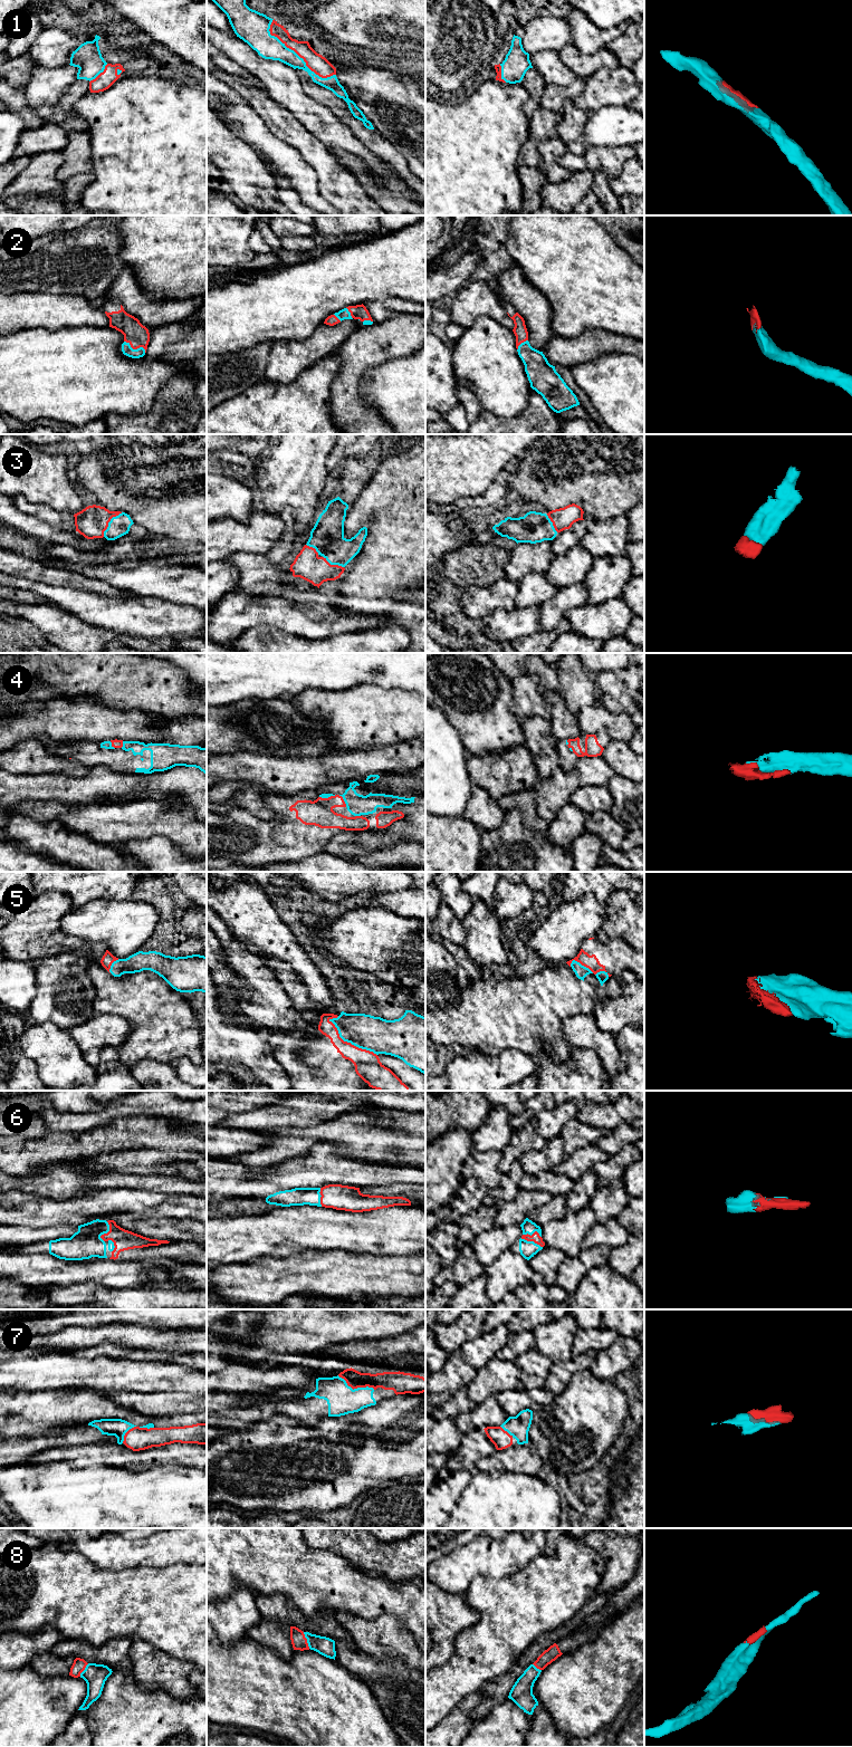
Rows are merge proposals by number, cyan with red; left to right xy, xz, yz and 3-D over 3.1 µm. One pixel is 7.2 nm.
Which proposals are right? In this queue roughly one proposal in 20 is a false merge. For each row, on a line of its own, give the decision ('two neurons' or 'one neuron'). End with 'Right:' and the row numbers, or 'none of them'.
1: one neuron
2: one neuron
3: one neuron
4: one neuron
5: one neuron
6: one neuron
7: one neuron
8: one neuron
Right: 1, 2, 3, 4, 5, 6, 7, 8

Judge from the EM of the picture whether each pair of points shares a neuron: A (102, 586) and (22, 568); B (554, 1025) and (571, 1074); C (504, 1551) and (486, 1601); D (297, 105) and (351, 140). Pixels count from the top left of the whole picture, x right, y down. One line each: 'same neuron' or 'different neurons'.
A: same neuron
B: different neurons
C: different neurons
D: same neuron

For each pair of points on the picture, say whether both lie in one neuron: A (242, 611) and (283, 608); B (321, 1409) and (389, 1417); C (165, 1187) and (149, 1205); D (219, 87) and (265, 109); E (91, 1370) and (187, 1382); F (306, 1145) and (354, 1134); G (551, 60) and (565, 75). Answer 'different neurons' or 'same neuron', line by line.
A: same neuron
B: different neurons
C: different neurons
D: different neurons
E: same neuron
F: same neuron
G: same neuron

